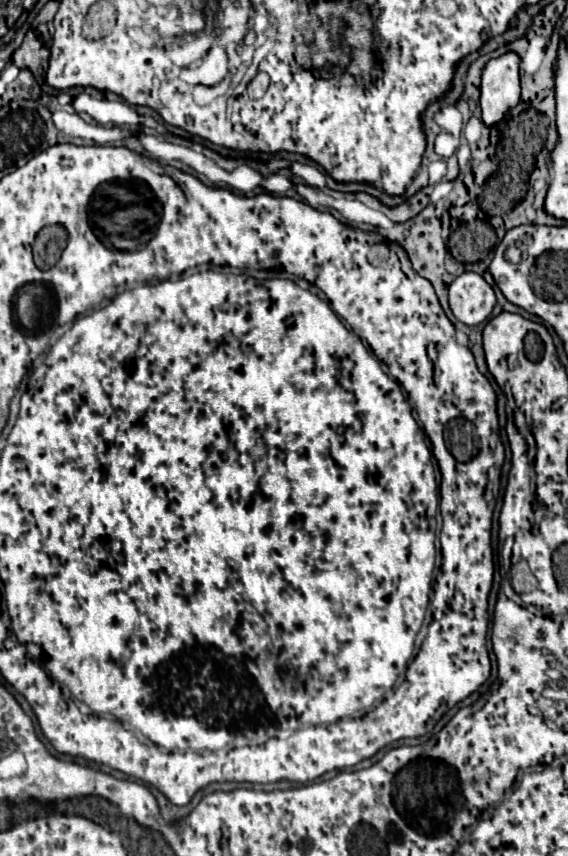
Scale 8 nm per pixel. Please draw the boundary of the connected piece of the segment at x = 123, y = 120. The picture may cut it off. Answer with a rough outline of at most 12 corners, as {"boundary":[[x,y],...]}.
{"boundary":[[75,97],[76,113],[98,124],[156,128],[152,118],[138,116],[120,101]]}

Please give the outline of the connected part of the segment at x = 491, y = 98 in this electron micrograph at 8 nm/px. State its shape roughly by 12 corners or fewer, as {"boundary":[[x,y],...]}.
{"boundary":[[516,54],[482,72],[482,122],[496,126],[520,102]]}

